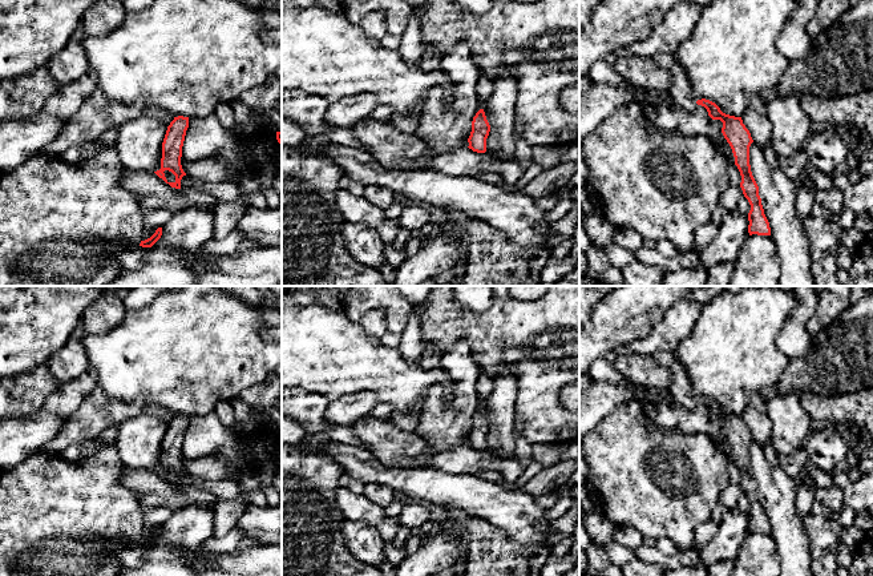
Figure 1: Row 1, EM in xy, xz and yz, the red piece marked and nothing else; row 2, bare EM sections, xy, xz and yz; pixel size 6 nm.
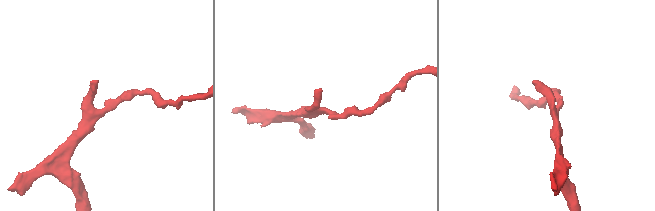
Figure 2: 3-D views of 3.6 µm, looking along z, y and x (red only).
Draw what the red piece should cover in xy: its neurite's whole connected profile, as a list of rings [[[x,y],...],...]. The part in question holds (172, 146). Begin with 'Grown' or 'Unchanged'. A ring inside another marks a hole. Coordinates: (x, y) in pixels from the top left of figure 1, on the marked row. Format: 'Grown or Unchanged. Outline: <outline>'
Unchanged. Outline: [[[174,117],[167,126],[162,142],[161,169],[154,172],[159,178],[175,189],[181,189],[181,180],[186,176],[181,165],[181,157],[187,128],[189,117]]]

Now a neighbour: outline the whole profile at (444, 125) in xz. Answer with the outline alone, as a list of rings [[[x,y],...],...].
[[[465,41],[457,43],[440,59],[440,71],[442,71],[448,78],[450,86],[449,98],[446,101],[425,101],[419,128],[415,133],[435,153],[435,156],[465,146],[472,132],[473,117],[481,109],[476,89],[480,71],[472,60],[469,47]]]

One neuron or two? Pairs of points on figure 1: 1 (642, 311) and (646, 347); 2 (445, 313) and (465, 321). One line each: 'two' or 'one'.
1: two
2: one

